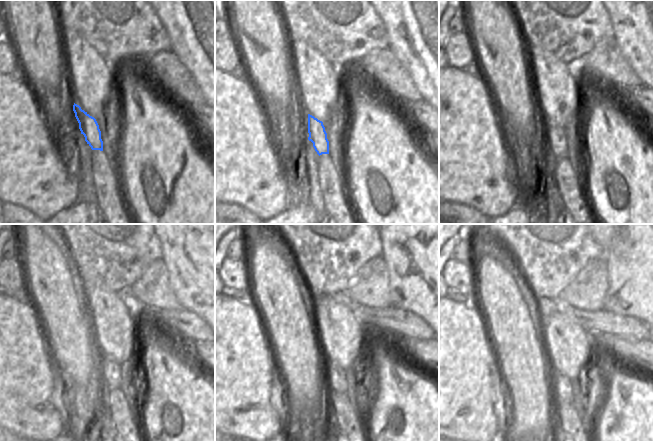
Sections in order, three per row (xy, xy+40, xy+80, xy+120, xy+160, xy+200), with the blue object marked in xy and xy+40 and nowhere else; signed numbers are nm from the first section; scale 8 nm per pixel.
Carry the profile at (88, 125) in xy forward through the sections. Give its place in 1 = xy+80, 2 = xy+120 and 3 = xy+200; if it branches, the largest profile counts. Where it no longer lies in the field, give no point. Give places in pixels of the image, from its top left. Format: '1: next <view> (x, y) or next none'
1: next xy+80 (555, 140)
2: next xy+120 (110, 371)
3: next xy+200 (562, 389)

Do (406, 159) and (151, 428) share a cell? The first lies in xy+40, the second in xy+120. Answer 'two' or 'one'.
one

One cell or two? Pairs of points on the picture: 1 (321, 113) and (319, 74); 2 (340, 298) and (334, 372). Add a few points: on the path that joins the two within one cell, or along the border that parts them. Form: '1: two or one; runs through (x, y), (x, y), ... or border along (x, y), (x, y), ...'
1: one; runs through (320, 103), (320, 84)
2: two; border along (327, 361), (339, 365), (344, 370)

